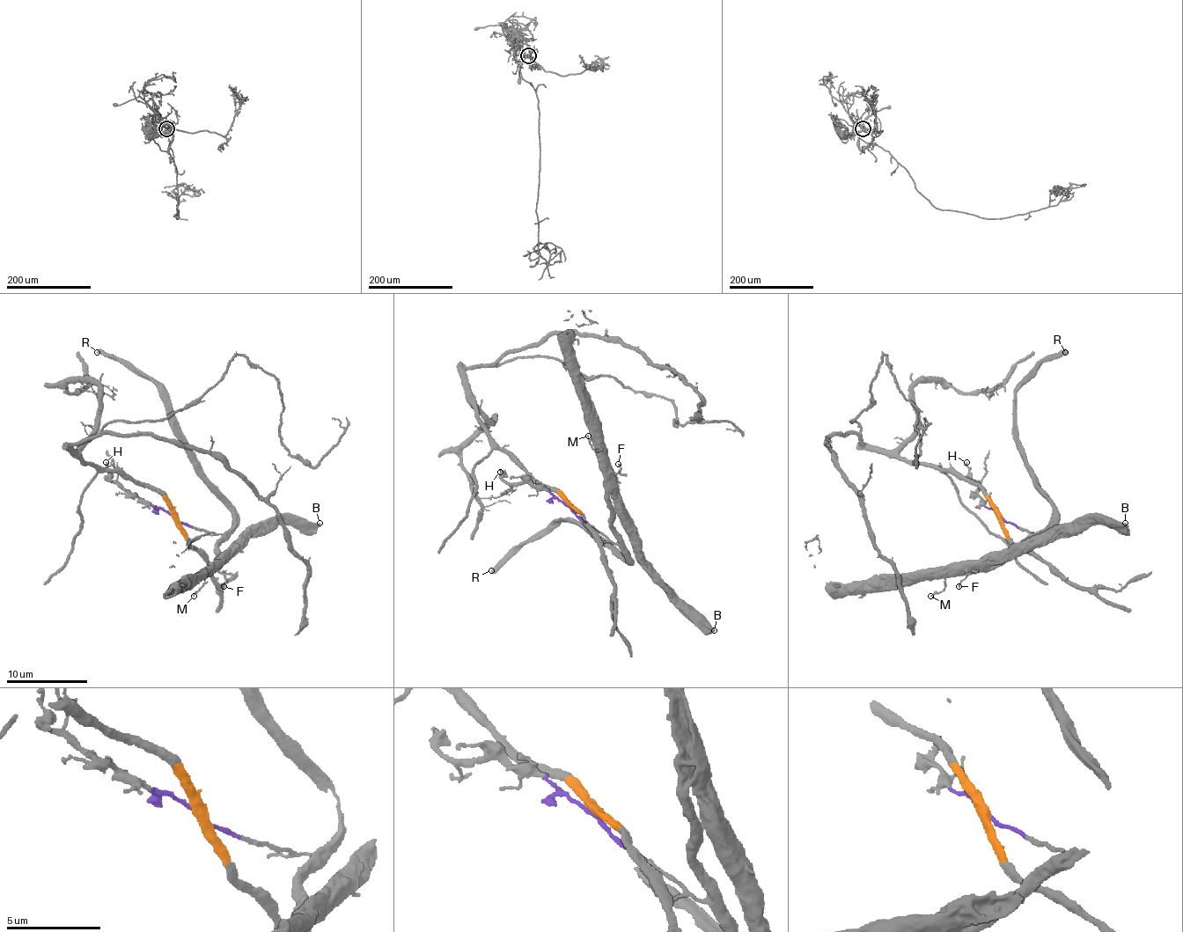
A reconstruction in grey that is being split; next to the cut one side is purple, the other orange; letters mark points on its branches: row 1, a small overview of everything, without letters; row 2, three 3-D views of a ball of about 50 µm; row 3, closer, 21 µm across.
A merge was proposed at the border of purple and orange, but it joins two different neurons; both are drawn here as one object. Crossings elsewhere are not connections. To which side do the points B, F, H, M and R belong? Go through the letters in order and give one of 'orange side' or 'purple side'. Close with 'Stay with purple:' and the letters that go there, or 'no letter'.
B: purple side
F: purple side
H: purple side
M: purple side
R: purple side
Stay with purple: B, F, H, M, R

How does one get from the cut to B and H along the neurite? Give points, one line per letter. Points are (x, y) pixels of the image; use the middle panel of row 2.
B: (567, 505), (615, 542), (618, 532), (612, 522), (618, 516), (640, 564), (672, 598), (694, 611), (715, 631)
H: (567, 505), (529, 483), (509, 483), (501, 471)

